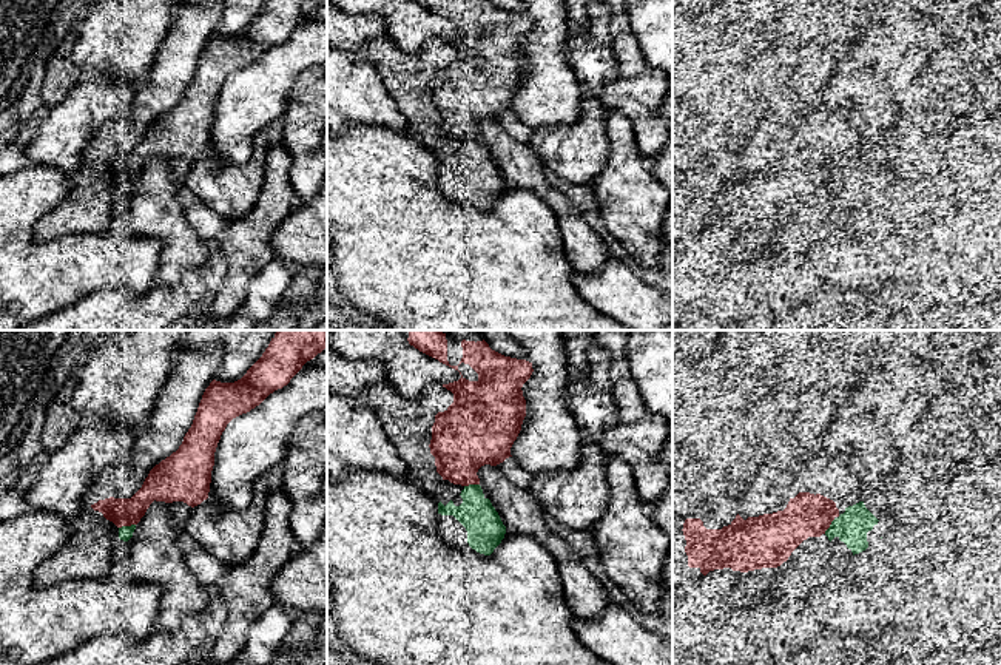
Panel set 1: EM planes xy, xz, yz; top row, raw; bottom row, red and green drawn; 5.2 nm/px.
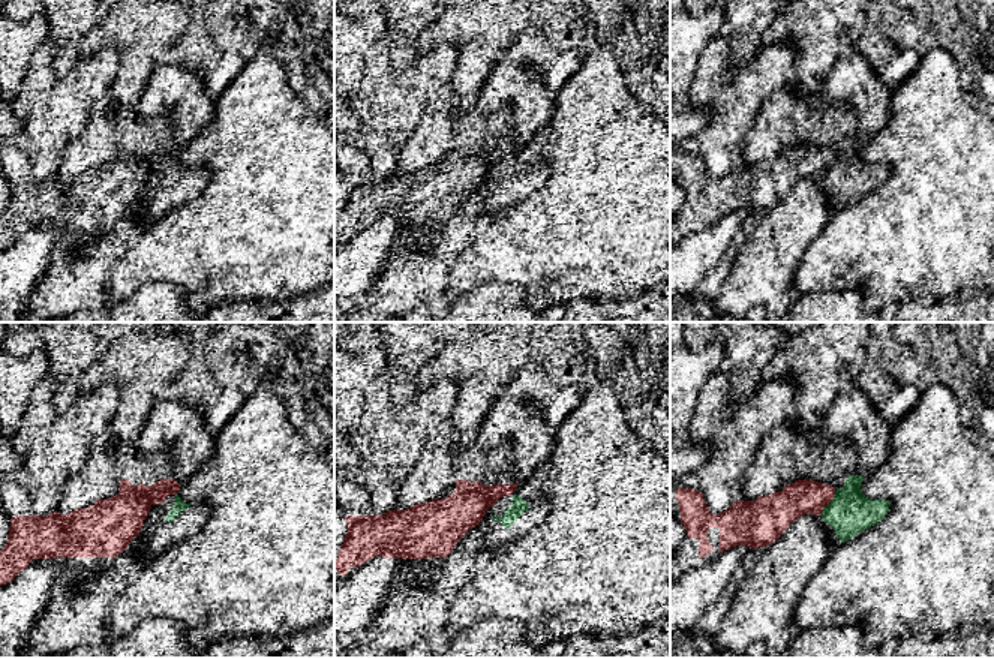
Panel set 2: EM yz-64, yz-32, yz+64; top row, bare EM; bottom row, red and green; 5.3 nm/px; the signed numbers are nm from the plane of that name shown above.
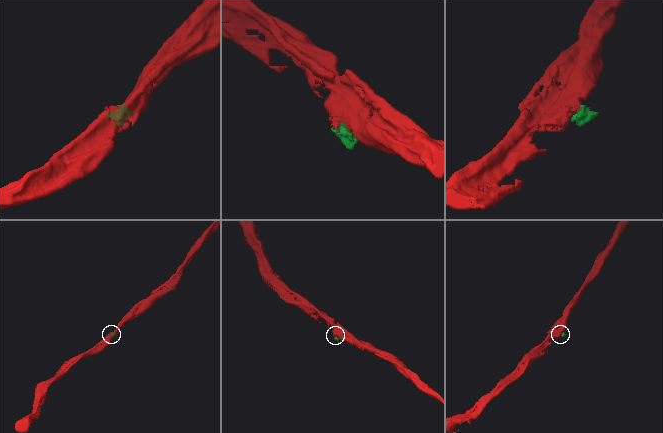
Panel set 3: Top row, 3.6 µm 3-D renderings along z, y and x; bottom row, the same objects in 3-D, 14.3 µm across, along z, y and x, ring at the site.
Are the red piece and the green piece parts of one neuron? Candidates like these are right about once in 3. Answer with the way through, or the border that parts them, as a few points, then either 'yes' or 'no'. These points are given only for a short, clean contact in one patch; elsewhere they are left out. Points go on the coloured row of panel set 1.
no

